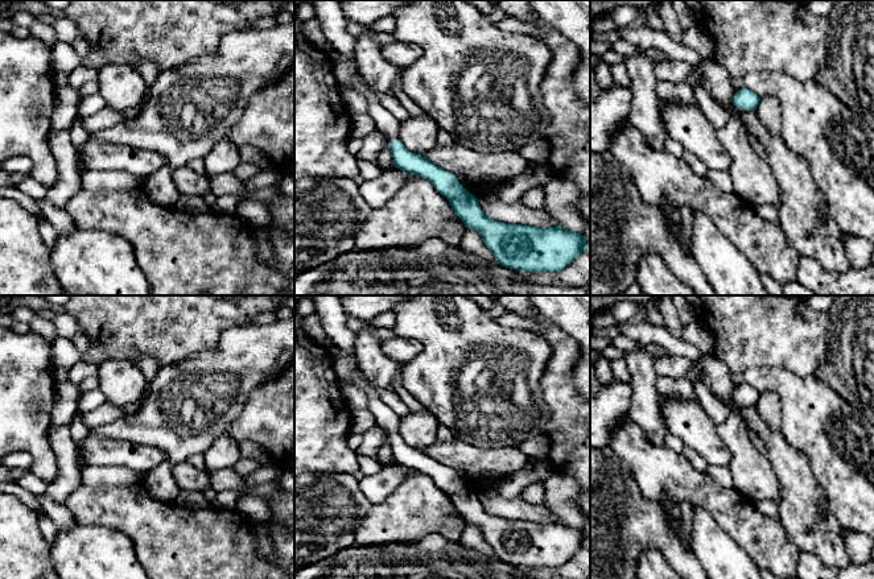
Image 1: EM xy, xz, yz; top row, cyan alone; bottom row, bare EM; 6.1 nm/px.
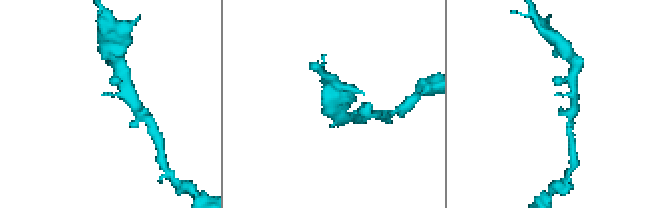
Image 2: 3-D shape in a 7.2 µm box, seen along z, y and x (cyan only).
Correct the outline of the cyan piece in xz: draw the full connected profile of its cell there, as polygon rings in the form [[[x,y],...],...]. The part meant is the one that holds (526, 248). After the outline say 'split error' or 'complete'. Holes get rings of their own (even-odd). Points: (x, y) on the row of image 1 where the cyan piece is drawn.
[[[358,71],[345,86],[367,98],[367,113],[374,119],[376,131],[388,138],[395,168],[429,181],[449,200],[465,227],[481,233],[498,264],[515,270],[553,273],[569,266],[588,249],[585,236],[560,226],[540,228],[488,219],[478,199],[454,174],[403,145],[399,140],[400,121],[382,106]]] | split error

